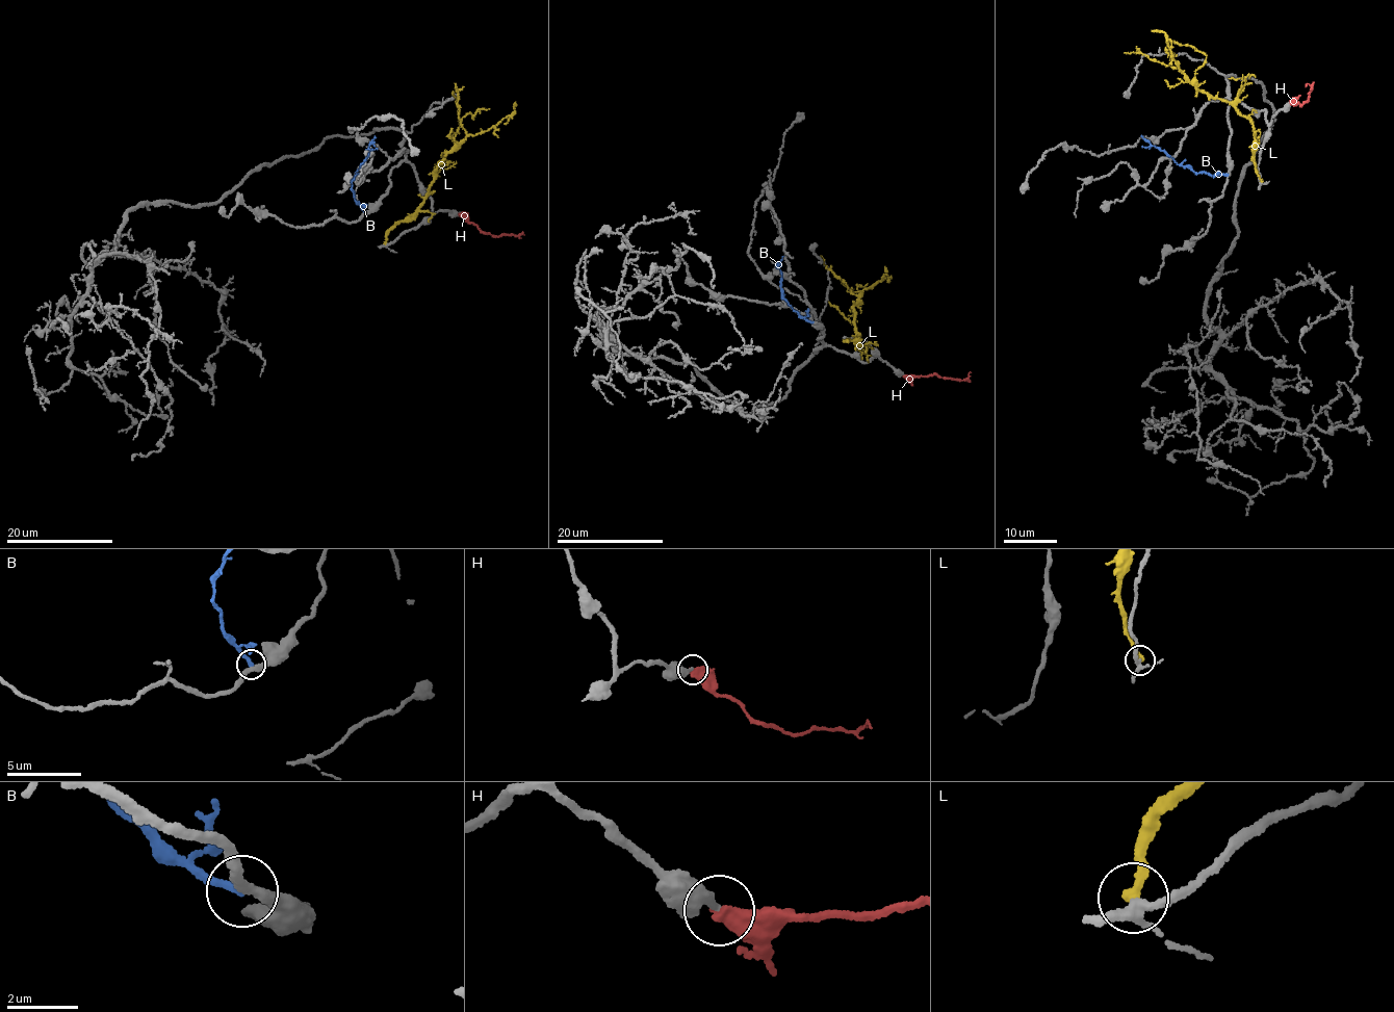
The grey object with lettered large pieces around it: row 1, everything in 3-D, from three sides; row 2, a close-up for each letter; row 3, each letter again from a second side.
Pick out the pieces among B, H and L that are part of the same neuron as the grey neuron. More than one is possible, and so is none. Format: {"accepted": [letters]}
{"accepted": []}

